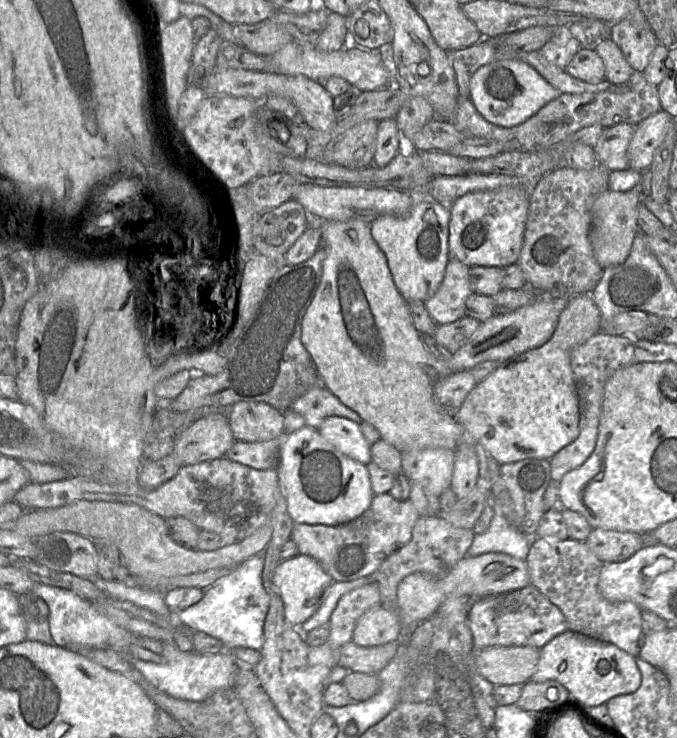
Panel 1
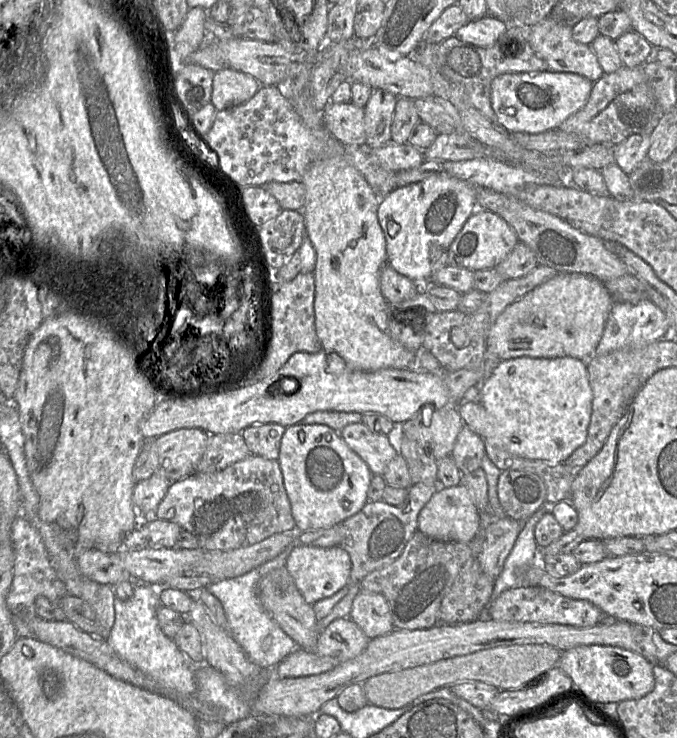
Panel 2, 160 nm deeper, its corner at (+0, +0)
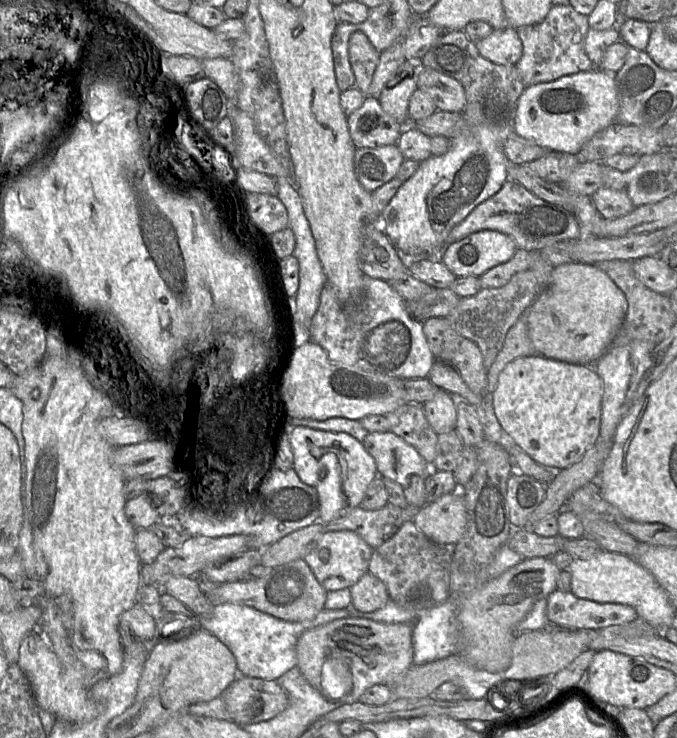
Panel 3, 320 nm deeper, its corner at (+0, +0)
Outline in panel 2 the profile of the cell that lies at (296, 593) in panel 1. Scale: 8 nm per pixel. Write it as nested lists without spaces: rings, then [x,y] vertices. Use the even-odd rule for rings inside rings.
[[[295,543],[285,566],[305,601],[312,605],[334,595],[350,582],[351,559],[339,545],[323,548]]]

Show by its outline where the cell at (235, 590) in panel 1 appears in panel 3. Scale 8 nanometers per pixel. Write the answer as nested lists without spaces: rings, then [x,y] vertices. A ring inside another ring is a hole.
[[[223,603],[212,607],[206,615],[197,617],[199,628],[208,630],[214,634],[233,654],[238,674],[252,678],[276,680],[285,672],[297,665],[296,646],[300,636],[307,630],[329,623],[340,618],[352,616],[346,608],[329,610],[323,608],[314,618],[299,622],[286,621],[261,612],[247,605],[235,603]]]

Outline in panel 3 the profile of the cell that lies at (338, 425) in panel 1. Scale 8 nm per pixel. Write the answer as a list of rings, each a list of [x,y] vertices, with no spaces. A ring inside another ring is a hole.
[[[369,432],[362,441],[374,458],[378,475],[389,478],[403,488],[412,475],[426,476],[431,469],[417,450],[393,432]]]

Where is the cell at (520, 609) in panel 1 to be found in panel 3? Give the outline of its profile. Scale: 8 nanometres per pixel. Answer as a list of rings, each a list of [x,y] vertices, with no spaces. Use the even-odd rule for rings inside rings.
[[[555,589],[546,598],[546,615],[550,624],[561,629],[603,629],[638,618],[636,610],[626,604],[597,603]]]

